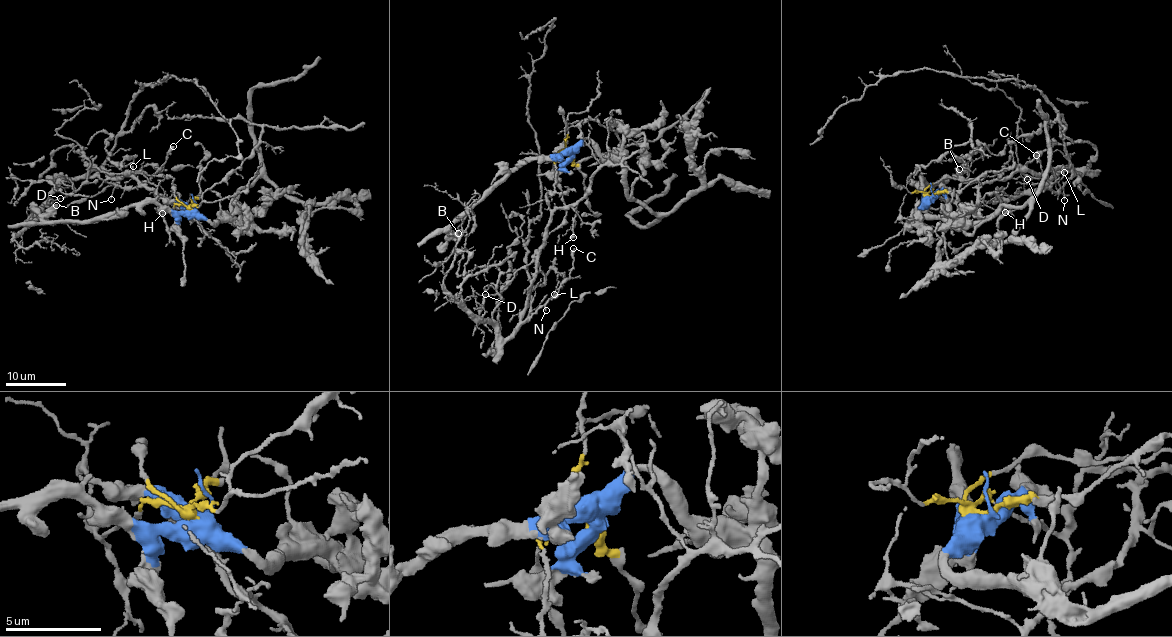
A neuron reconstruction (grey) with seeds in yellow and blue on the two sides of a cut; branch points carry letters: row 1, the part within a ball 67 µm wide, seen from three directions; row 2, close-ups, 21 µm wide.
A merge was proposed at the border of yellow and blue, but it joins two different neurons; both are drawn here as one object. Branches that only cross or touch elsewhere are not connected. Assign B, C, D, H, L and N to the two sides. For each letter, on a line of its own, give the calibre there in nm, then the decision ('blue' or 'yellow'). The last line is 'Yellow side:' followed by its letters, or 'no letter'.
B: 650 nm | blue
C: 300 nm | yellow
D: 110 nm | yellow
H: 400 nm | yellow
L: 120 nm | yellow
N: 120 nm | yellow
Yellow side: C, D, H, L, N

